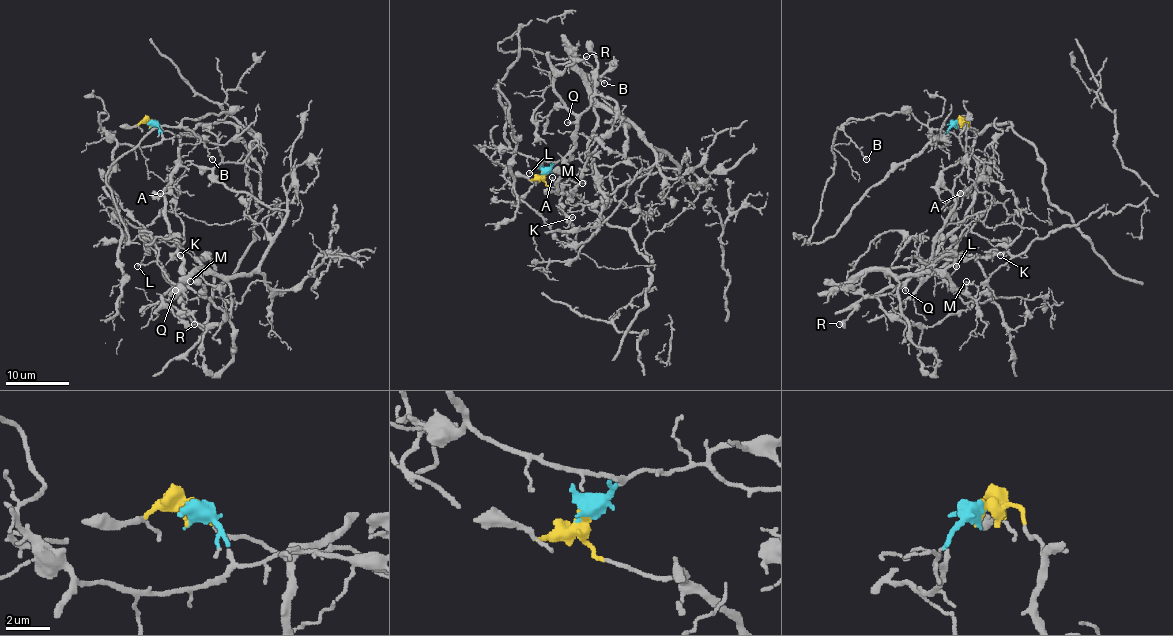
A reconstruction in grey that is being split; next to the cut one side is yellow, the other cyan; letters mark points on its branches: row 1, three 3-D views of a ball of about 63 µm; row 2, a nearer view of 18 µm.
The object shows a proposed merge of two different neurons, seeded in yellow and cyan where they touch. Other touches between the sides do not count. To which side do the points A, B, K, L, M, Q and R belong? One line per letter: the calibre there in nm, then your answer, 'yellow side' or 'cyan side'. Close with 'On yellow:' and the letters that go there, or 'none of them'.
A: 130 nm | yellow side
B: 130 nm | cyan side
K: 100 nm | yellow side
L: 110 nm | yellow side
M: 130 nm | yellow side
Q: 200 nm | yellow side
R: 120 nm | yellow side
On yellow: A, K, L, M, Q, R

